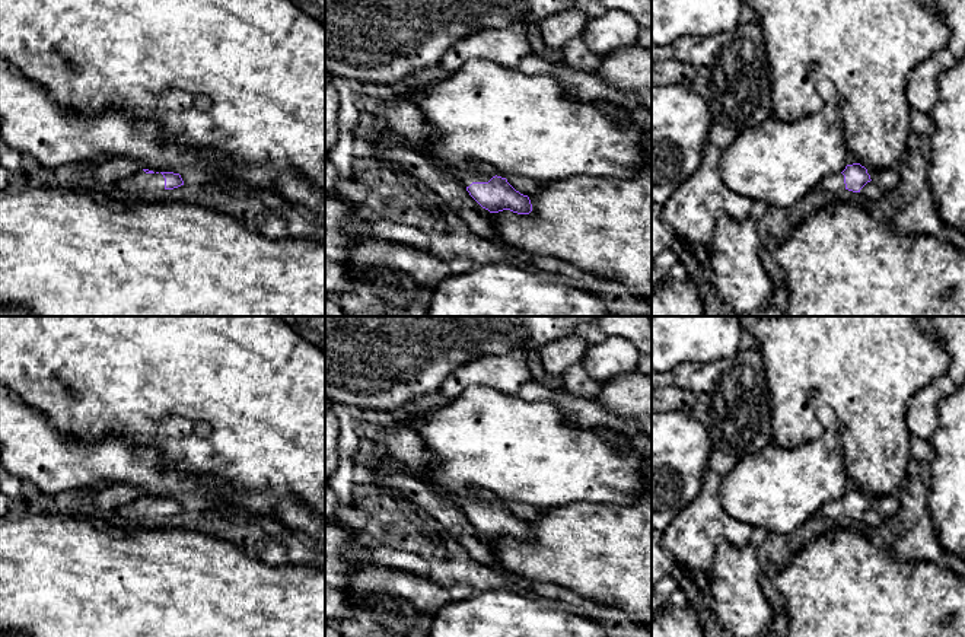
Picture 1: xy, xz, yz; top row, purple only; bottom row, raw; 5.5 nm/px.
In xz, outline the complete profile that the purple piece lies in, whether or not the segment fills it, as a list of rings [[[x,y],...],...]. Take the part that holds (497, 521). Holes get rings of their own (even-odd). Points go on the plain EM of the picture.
[[[364,421],[360,424],[357,434],[363,448],[372,450],[373,455],[395,459],[408,468],[413,477],[426,482],[433,493],[450,497],[464,509],[469,522],[490,539],[510,536],[517,541],[529,541],[532,538],[529,523],[516,517],[506,504],[497,503],[490,494],[481,493],[478,500],[471,500],[430,484],[427,471],[437,466],[439,459],[413,429],[399,421],[392,424]]]

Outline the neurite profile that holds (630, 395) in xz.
[[[636,370],[599,383],[595,404],[601,404],[615,415],[634,420],[652,439],[652,376]]]

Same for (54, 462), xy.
[[[0,383],[0,465],[12,475],[31,481],[38,493],[57,496],[86,490],[98,491],[111,485],[136,487],[143,496],[179,500],[194,494],[220,512],[258,516],[236,499],[232,484],[213,475],[195,475],[175,469],[165,462],[163,453],[152,445],[138,445],[128,436],[105,436],[85,442],[76,436],[51,429],[45,415],[28,405]]]

